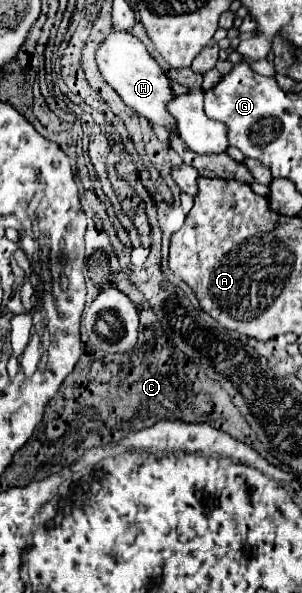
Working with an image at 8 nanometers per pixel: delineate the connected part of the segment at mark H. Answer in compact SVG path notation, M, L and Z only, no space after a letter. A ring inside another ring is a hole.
M113 28L113 32L107 36L107 40L99 44L97 66L99 66L105 82L111 84L113 90L123 98L125 106L133 108L139 116L145 116L151 124L159 124L159 126L169 128L169 132L177 132L175 120L167 112L167 104L173 98L171 82L169 82L167 74L161 70L161 66L155 62L155 58L139 42L139 38L135 38L129 32Z

